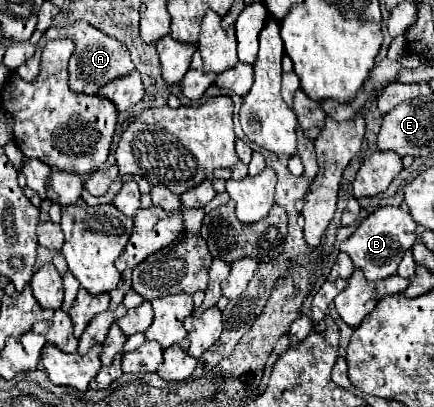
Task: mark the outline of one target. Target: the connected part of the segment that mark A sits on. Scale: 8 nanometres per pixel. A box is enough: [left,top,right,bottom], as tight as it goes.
[38,21,134,95]

